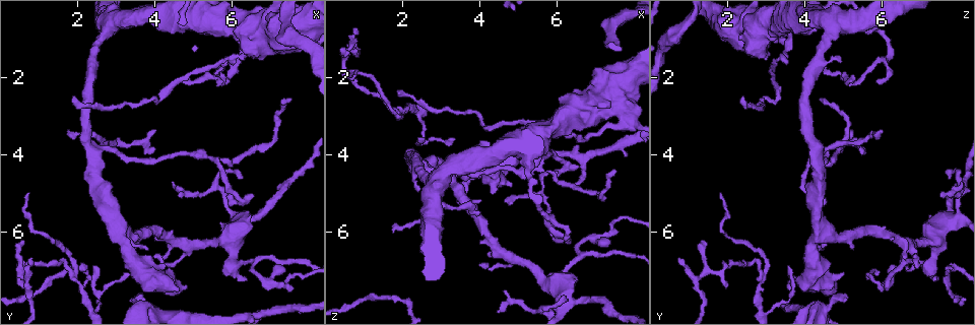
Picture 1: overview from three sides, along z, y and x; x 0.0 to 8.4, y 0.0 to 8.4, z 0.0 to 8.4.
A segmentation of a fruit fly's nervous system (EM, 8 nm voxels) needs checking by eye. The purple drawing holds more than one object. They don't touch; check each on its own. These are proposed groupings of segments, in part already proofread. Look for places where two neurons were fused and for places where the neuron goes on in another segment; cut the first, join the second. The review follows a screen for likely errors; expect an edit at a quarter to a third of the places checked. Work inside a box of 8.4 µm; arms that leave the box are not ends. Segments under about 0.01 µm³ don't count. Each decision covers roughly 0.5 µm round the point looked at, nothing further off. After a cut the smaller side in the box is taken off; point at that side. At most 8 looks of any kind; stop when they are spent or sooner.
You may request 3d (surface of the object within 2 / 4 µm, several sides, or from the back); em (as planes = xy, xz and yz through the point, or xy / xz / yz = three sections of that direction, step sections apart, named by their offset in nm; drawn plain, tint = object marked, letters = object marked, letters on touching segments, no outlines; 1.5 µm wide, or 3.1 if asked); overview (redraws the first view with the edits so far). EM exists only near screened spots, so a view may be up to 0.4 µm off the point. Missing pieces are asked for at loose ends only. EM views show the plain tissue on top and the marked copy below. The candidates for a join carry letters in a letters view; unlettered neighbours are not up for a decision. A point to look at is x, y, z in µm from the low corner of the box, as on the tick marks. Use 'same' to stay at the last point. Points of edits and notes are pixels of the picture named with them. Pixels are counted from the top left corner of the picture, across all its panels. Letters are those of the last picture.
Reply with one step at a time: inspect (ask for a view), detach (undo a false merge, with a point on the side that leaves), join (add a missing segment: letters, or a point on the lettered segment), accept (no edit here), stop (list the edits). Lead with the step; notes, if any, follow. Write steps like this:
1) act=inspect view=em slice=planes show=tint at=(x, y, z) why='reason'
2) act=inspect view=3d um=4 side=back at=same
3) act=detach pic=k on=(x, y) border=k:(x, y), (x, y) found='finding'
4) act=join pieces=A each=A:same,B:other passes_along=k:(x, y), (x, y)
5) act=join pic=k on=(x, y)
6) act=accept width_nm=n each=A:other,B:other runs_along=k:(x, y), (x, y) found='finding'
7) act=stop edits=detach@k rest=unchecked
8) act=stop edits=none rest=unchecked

act=inspect view=3d um=4 at=(7.45, 7.40, 5.95) why='calibre changes'

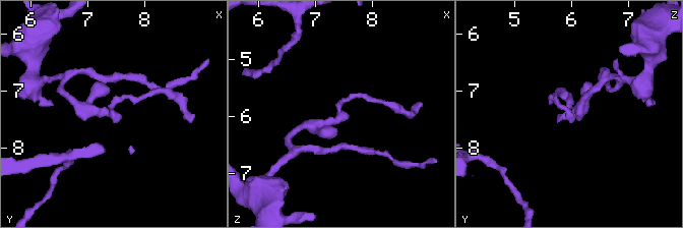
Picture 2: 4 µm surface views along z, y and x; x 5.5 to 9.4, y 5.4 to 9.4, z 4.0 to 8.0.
act=inspect view=em slice=xy step=4 show=letters at=(7.40, 7.35, 6.00)

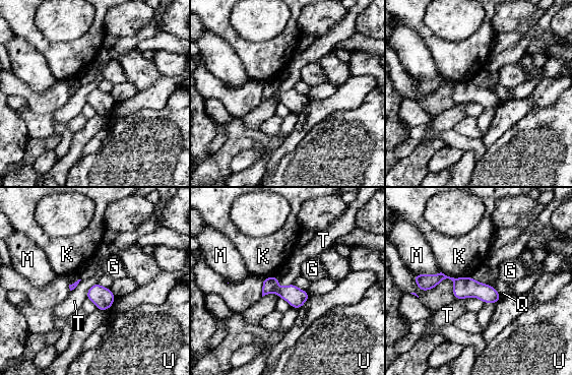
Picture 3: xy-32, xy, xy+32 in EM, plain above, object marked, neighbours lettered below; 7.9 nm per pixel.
act=inspect view=em slice=yz step=4 show=letters at=same

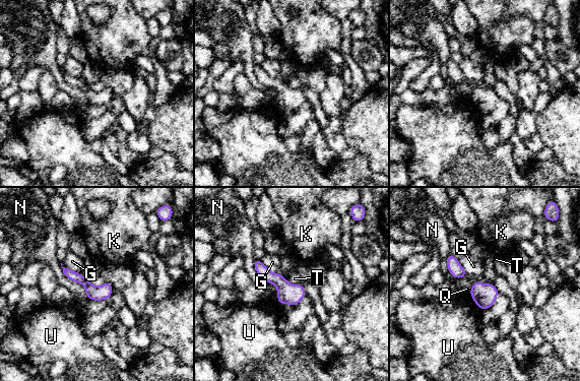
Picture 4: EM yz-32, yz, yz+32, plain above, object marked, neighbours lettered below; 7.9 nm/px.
act=accept width_nm=120 longest_contact=G:200nm each=G:other,K:other,N:other,Q:other,T:other,U:other found='continuous, no second neuron'

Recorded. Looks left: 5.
act=inspect view=3d um=4 at=(3.35, 7.65, 5.05) why='free end'

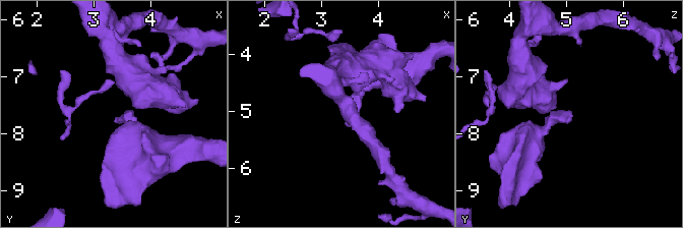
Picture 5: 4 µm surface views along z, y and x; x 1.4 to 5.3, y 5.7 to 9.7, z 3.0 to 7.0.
act=inspect view=em slice=yz step=4 show=tint at=(3.40, 7.65, 5.05)

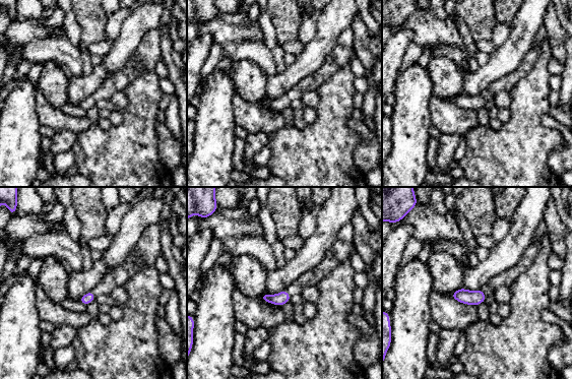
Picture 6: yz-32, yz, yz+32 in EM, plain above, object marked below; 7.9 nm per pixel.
act=inspect view=em slice=planes show=letters at=same

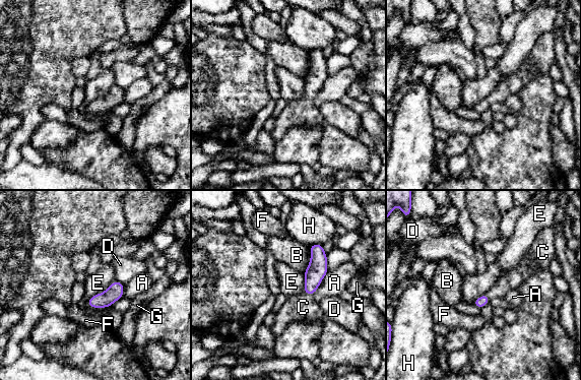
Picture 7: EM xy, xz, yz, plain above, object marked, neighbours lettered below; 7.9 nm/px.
act=join pieces=C longest_contact=E:280nm each=A:other,B:other,C:same,D:other,E:other,F:other,G:other,H:other passes_along=7:(317, 269), (308, 294), (303, 307) found='it goes on there'

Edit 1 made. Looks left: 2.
act=stop edits=join@7 rest=unchecked

